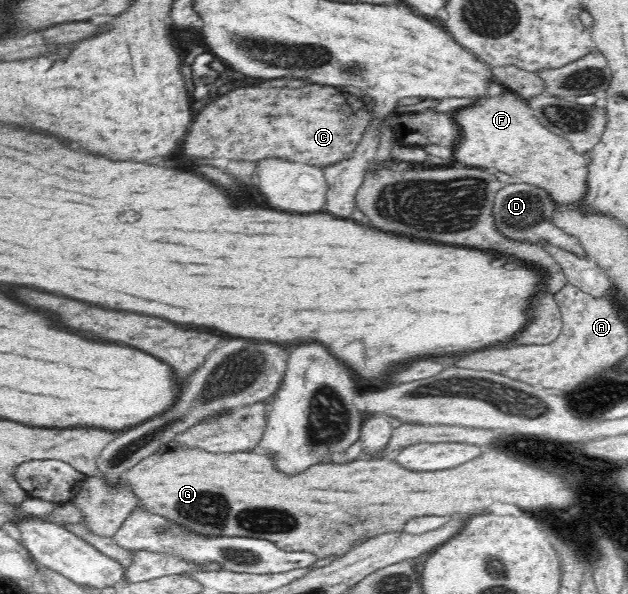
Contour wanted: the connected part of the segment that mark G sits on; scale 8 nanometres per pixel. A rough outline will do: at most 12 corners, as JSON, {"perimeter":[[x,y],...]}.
{"perimeter":[[158,447],[124,481],[204,537],[316,558],[418,516],[568,508],[568,480],[496,449],[298,476],[268,454]]}

